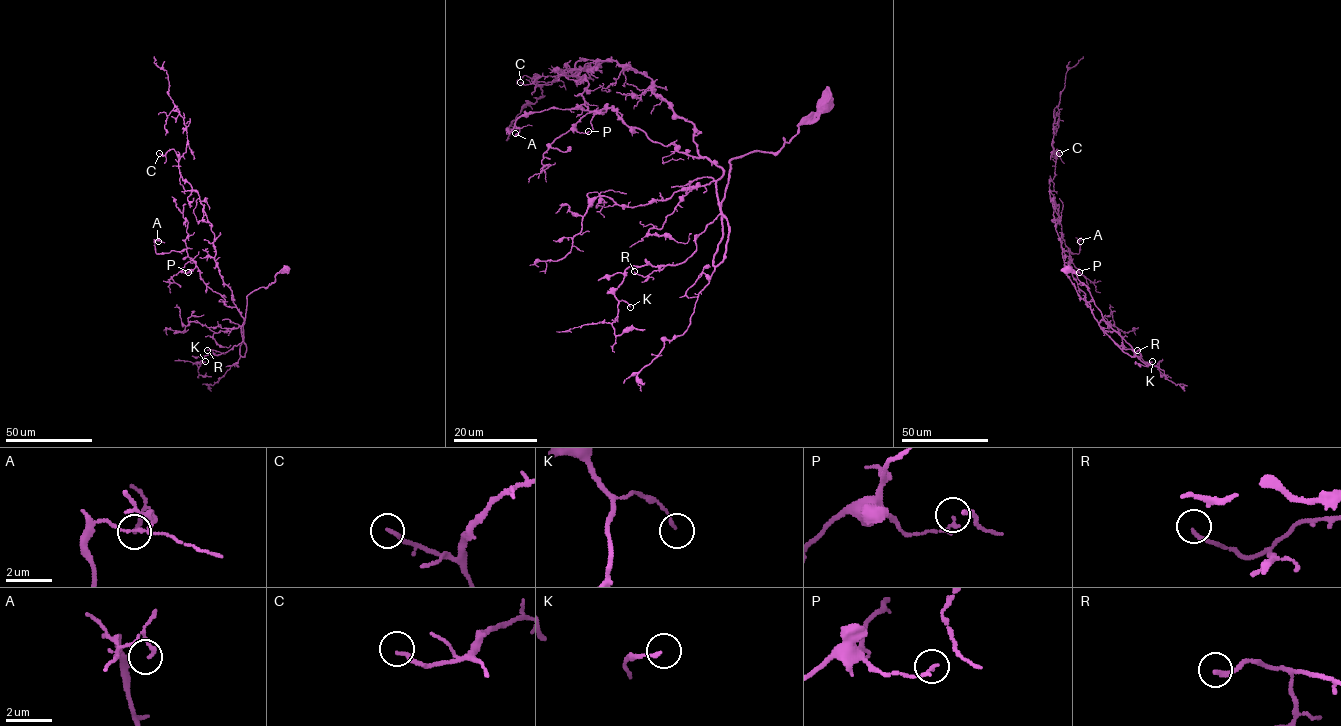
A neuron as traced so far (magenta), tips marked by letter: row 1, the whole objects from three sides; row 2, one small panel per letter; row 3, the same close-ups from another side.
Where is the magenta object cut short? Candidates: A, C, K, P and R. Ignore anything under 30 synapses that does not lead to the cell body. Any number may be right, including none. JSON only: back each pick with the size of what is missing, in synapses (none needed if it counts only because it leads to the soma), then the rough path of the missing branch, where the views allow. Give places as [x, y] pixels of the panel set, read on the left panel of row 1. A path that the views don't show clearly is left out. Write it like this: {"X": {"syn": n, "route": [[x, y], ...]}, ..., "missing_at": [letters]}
{"missing_at": []}

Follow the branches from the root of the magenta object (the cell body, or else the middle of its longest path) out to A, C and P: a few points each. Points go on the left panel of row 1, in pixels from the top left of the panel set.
A: (287, 269), (247, 296), (243, 357), (240, 312), (206, 285), (185, 249), (157, 254), (158, 241)
C: (287, 269), (247, 296), (242, 356), (244, 318), (214, 260), (211, 224), (176, 151), (159, 153)
P: (287, 269), (247, 296), (243, 357), (240, 312), (206, 285), (192, 260), (182, 268), (188, 272)

